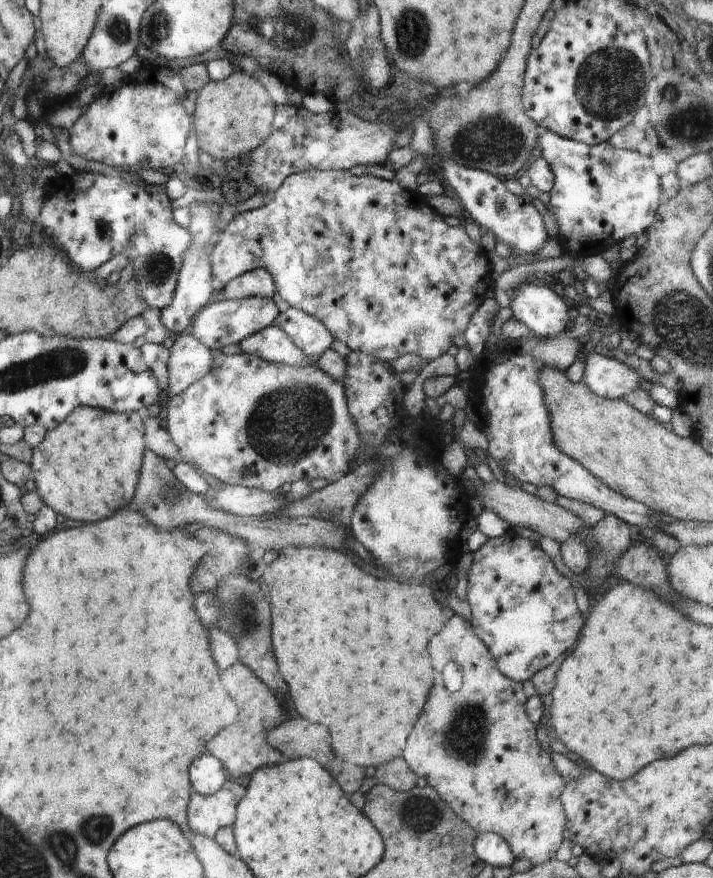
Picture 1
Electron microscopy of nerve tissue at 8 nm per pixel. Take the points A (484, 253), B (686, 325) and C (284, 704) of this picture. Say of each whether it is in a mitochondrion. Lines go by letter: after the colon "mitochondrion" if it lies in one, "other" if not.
A: other
B: mitochondrion
C: other

